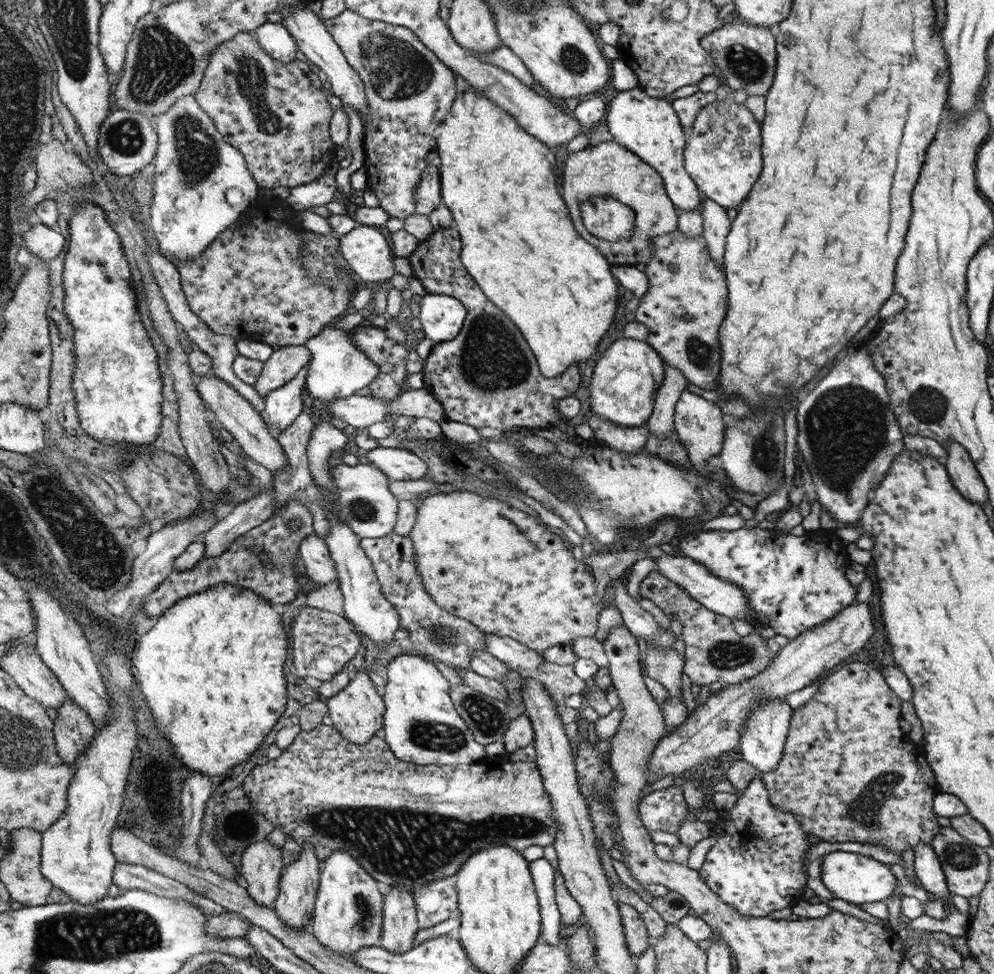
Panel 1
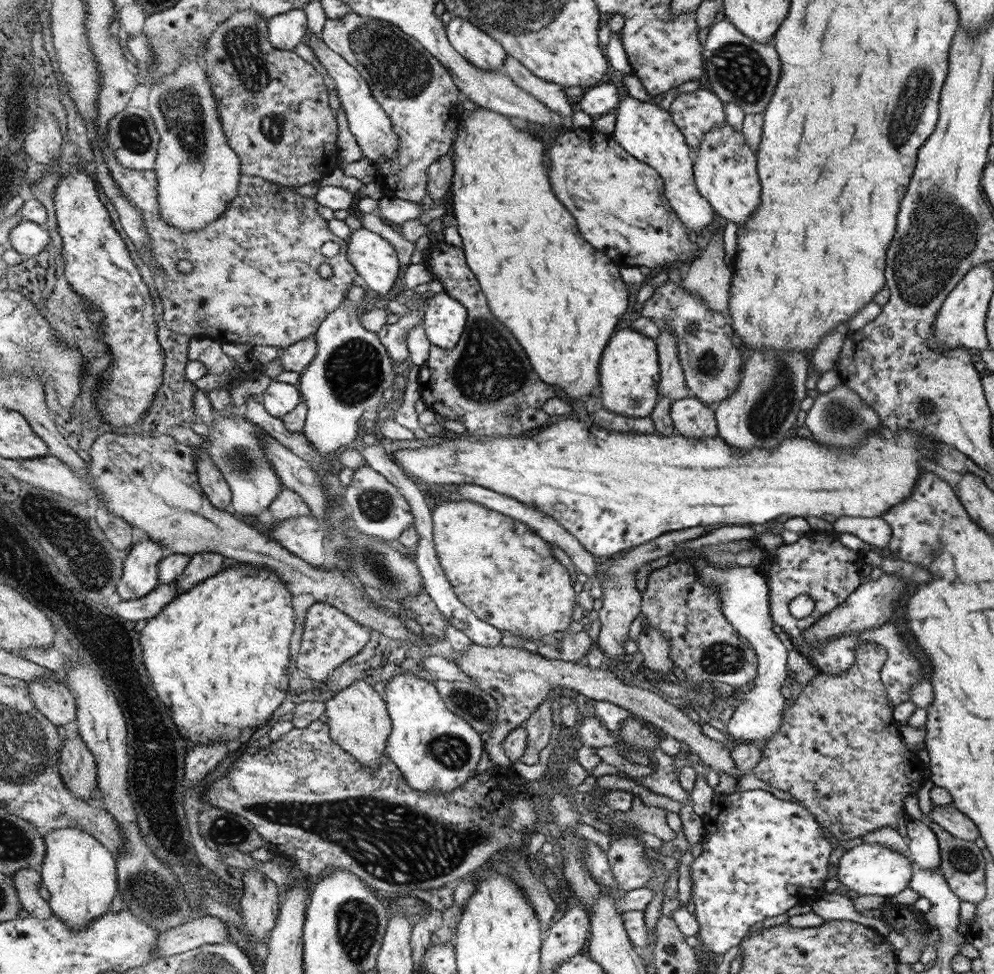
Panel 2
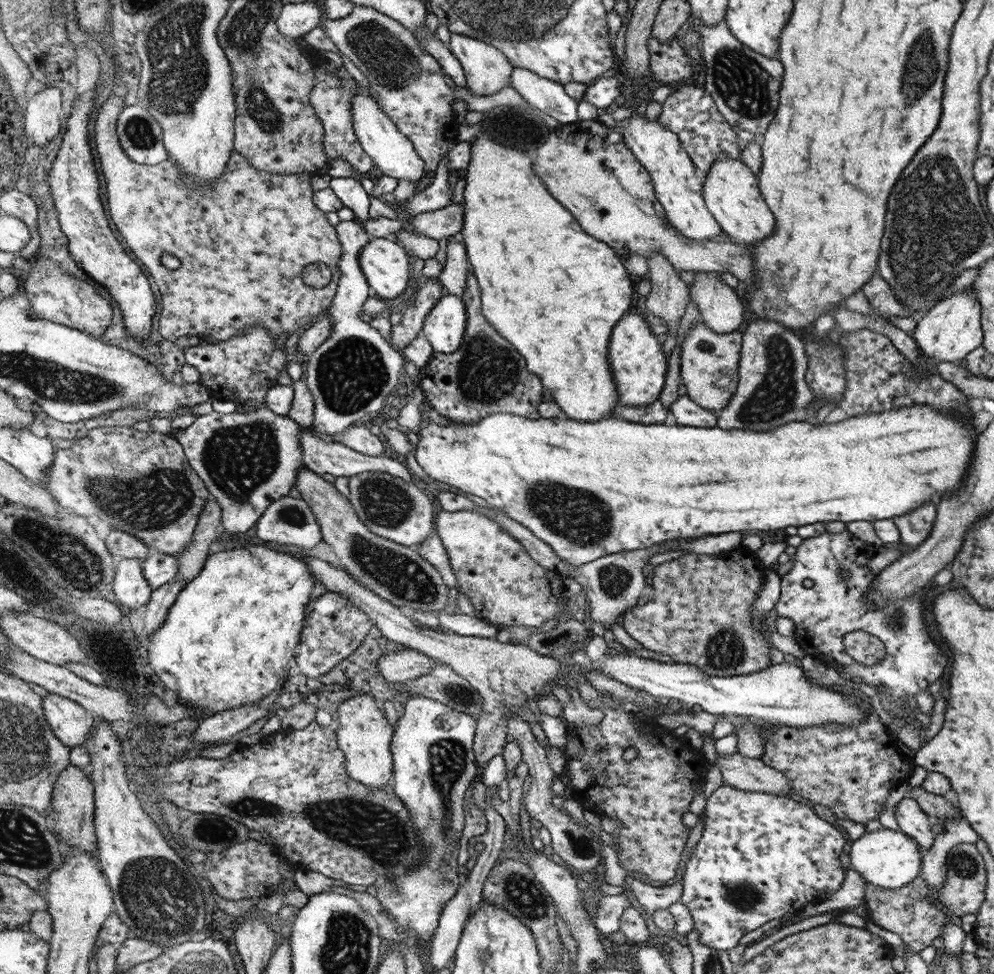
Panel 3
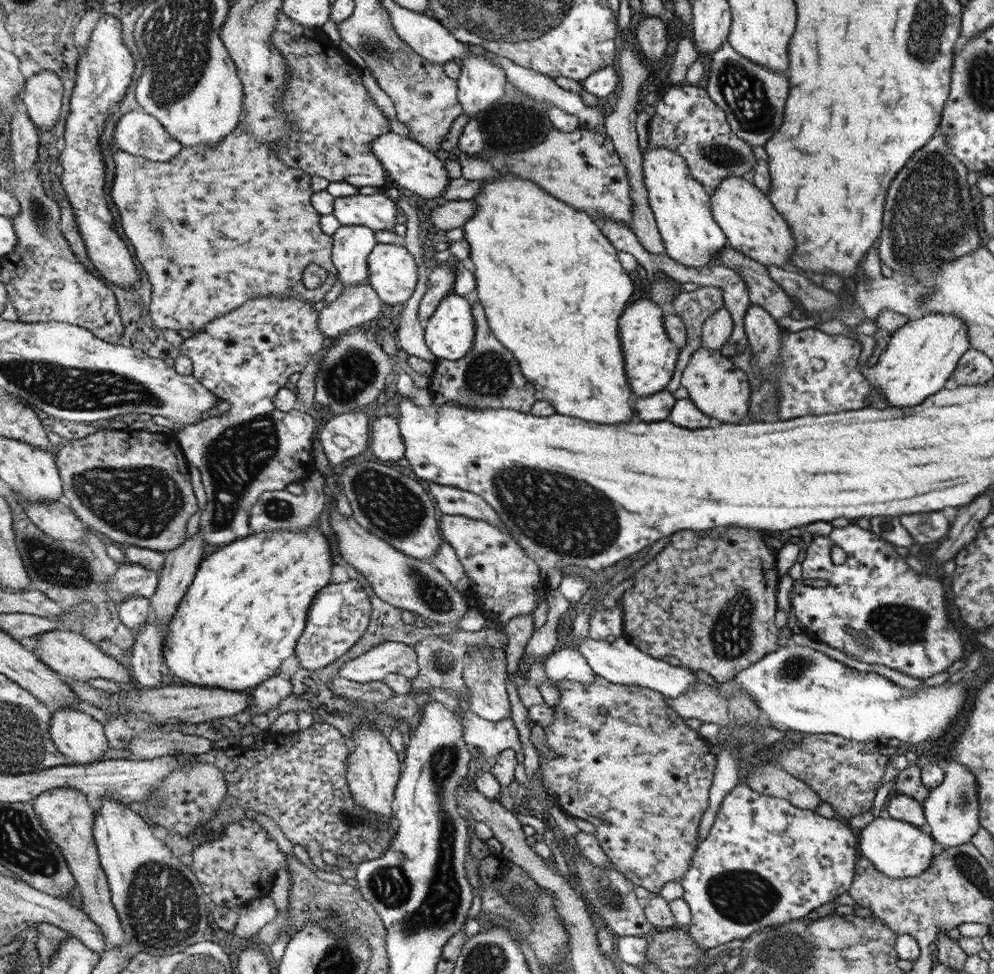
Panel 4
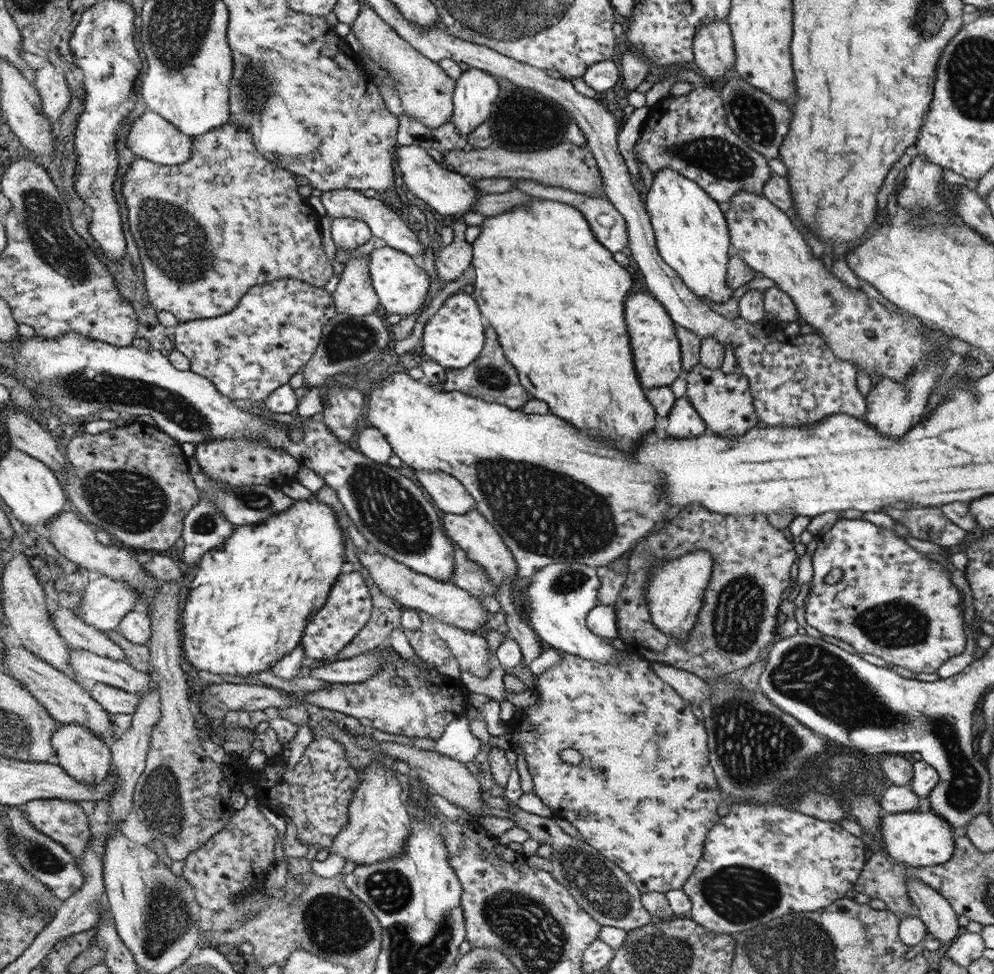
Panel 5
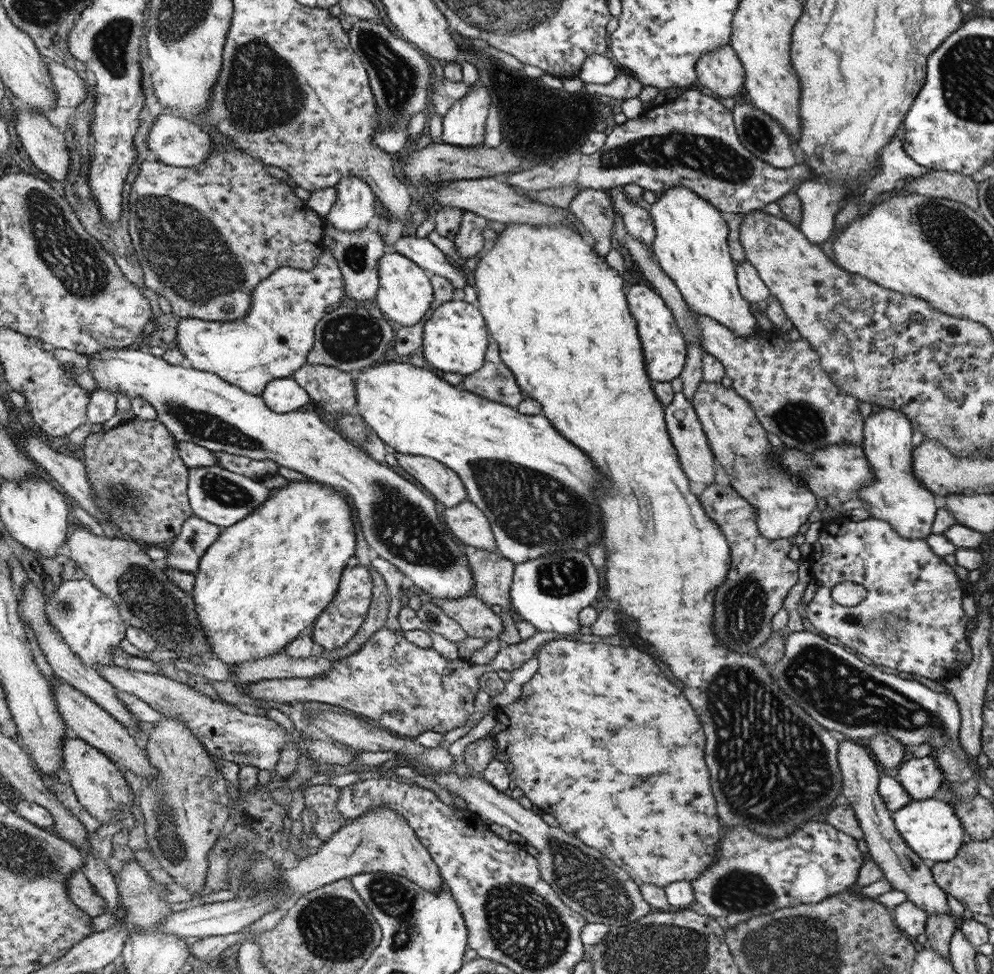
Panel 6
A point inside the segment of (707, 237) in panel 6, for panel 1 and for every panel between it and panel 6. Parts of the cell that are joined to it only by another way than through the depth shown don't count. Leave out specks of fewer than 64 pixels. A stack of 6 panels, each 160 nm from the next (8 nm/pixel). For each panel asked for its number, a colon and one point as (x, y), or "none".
1: (648, 126)
2: (647, 131)
3: (679, 190)
4: (681, 207)
5: (691, 233)

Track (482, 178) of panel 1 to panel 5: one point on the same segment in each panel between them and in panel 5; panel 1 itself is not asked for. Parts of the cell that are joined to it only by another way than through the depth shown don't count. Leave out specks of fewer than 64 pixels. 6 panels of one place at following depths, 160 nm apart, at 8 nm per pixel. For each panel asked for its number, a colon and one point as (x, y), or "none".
2: (561, 297)
3: (555, 292)
4: (549, 279)
5: (550, 288)

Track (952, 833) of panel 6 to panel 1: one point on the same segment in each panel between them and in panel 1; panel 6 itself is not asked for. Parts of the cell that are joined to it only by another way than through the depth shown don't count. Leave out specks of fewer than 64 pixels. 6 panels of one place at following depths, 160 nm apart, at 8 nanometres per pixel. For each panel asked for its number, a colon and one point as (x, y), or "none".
1: (855, 878)
2: (870, 869)
3: (889, 859)
4: (896, 848)
5: (920, 838)

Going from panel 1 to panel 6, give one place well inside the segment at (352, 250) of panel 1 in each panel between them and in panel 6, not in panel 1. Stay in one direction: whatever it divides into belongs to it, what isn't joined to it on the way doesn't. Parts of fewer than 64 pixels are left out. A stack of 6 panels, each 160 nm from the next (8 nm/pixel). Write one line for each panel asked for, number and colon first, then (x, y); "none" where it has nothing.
2: (374, 258)
3: (385, 264)
4: (392, 272)
5: (402, 285)
6: (406, 293)

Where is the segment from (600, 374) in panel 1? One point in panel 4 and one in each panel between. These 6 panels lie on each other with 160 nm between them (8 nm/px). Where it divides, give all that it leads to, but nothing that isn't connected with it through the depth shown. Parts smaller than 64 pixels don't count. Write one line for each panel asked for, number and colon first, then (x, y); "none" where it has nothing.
2: (630, 370)
3: (640, 363)
4: (651, 355)

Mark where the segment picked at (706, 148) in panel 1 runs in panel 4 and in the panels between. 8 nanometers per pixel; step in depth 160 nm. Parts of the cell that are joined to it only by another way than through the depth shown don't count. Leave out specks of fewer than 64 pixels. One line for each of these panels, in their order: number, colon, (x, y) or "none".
2: (726, 169)
3: (732, 192)
4: (751, 224)

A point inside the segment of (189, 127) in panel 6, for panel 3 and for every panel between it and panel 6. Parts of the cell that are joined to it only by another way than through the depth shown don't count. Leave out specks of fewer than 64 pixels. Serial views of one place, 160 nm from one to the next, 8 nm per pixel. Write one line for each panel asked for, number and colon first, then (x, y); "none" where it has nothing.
3: (140, 134)
4: (137, 132)
5: (152, 137)

